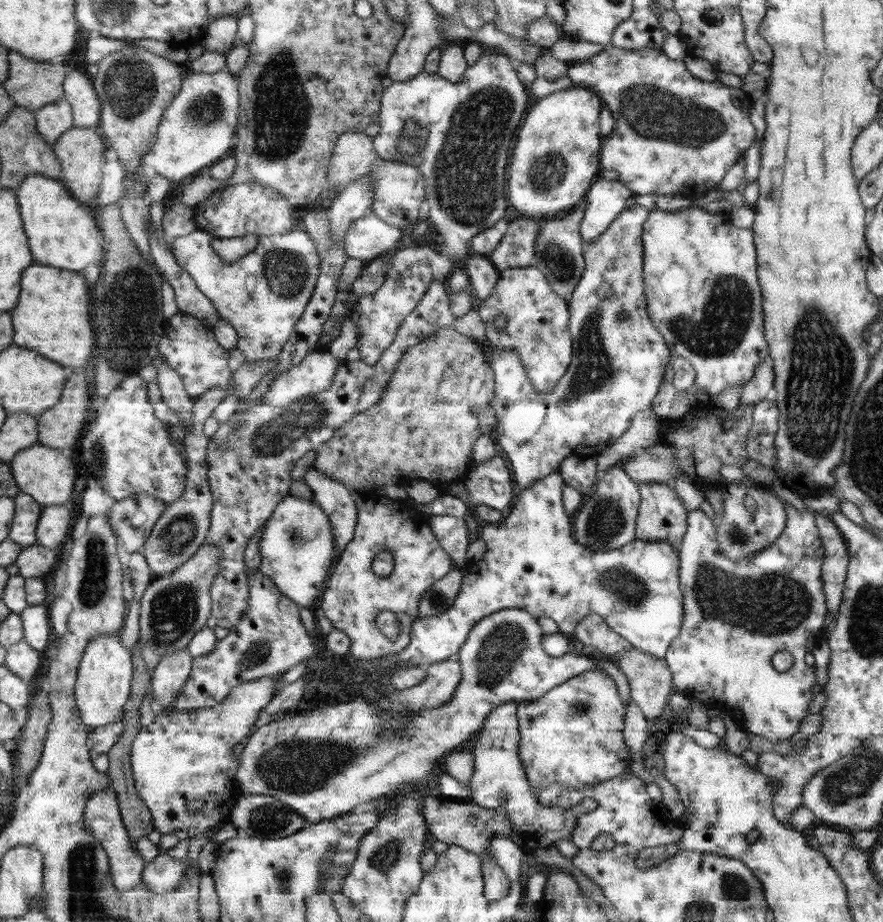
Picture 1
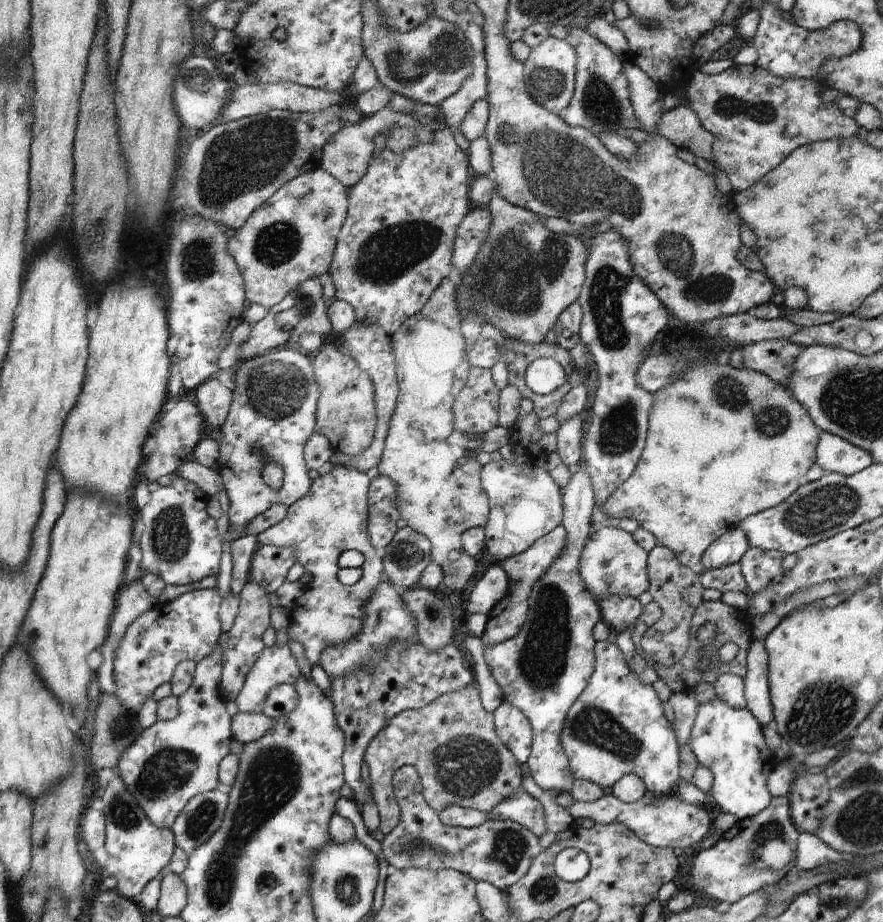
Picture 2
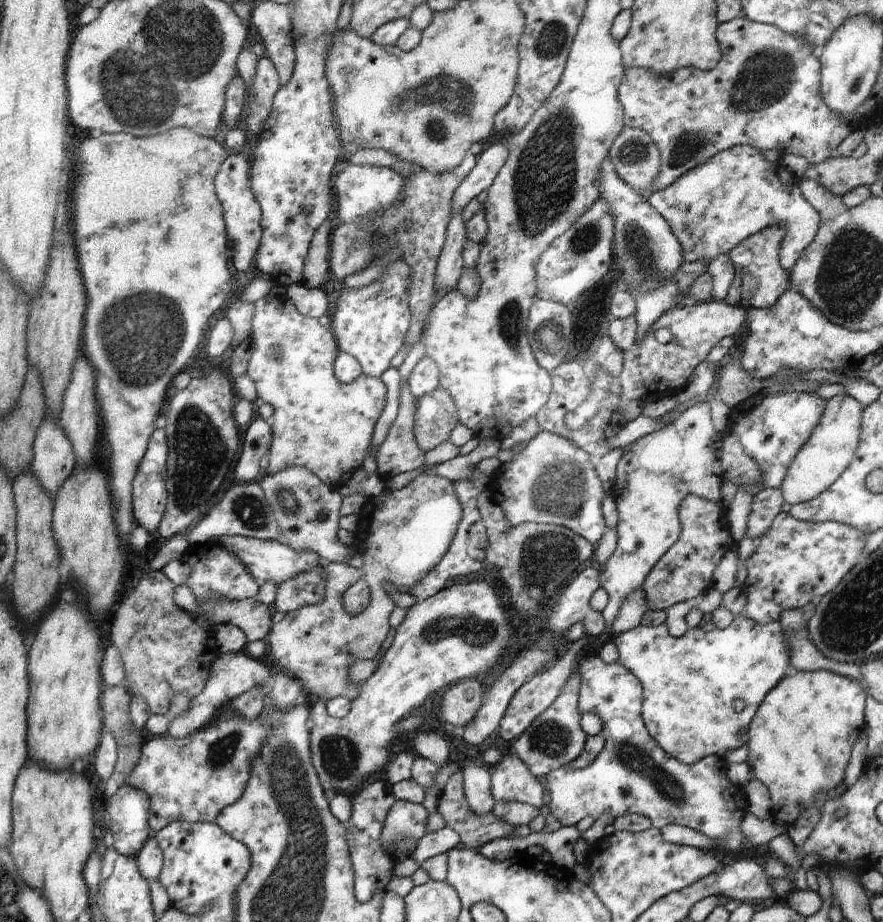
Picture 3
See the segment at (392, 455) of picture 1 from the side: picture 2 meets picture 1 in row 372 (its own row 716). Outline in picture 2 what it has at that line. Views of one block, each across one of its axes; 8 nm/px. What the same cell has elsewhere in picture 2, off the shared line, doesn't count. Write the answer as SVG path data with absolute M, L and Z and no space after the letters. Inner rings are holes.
M476 682L459 691L443 694L421 709L399 712L368 743L363 760L368 764L371 794L380 815L379 829L385 835L392 832L401 819L401 808L398 806L391 778L404 765L412 765L418 771L423 797L428 806L438 814L452 805L489 813L499 802L522 789L520 763L498 738L493 713L482 707Z

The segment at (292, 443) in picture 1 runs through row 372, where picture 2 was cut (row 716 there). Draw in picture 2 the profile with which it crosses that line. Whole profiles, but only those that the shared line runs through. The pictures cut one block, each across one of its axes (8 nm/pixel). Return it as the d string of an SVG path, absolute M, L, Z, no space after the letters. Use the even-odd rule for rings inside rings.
M417 638L392 641L383 655L376 655L368 664L342 676L329 676L330 691L324 694L332 701L334 714L345 736L342 755L345 783L355 792L358 807L372 798L371 788L362 783L362 762L369 741L388 721L406 709L421 709L439 696L459 691L475 681L473 671L464 667L463 653L448 643L437 651L428 650Z

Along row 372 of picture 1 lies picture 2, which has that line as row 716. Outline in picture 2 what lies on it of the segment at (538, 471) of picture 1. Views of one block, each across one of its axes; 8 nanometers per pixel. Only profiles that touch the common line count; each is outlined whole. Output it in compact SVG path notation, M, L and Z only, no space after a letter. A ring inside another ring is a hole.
M597 641L593 651L595 665L592 676L588 680L588 686L567 712L559 736L560 746L568 757L573 778L586 779L606 788L618 782L621 776L632 773L642 779L648 792L653 795L676 794L682 756L672 724L664 717L662 701L653 687L642 684L636 673L631 672L620 647L609 641ZM503 700L493 712L493 722L496 734L504 746L520 764L527 762L531 755L533 728L526 715L513 704Z

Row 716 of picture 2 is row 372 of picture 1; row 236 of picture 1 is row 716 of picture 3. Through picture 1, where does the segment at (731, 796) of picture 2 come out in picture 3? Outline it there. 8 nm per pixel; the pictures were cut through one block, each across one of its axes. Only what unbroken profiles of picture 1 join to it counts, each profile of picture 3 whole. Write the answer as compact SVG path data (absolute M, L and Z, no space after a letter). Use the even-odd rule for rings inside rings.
M736 616L735 619L723 629L714 629L712 631L703 631L700 626L688 628L681 637L673 637L668 630L667 624L662 623L655 627L645 627L638 625L636 628L630 629L628 632L619 634L613 640L619 652L619 661L642 683L643 686L643 705L642 705L642 720L650 733L650 736L664 749L670 756L684 764L692 764L702 760L708 755L718 755L723 757L730 750L740 748L746 744L747 732L749 724L752 722L756 711L768 692L770 692L776 684L786 676L786 668L790 666L789 649L787 648L787 640L783 635L782 627L779 621L761 625L746 617ZM741 698L746 706L742 712L736 712L733 709L733 700Z

